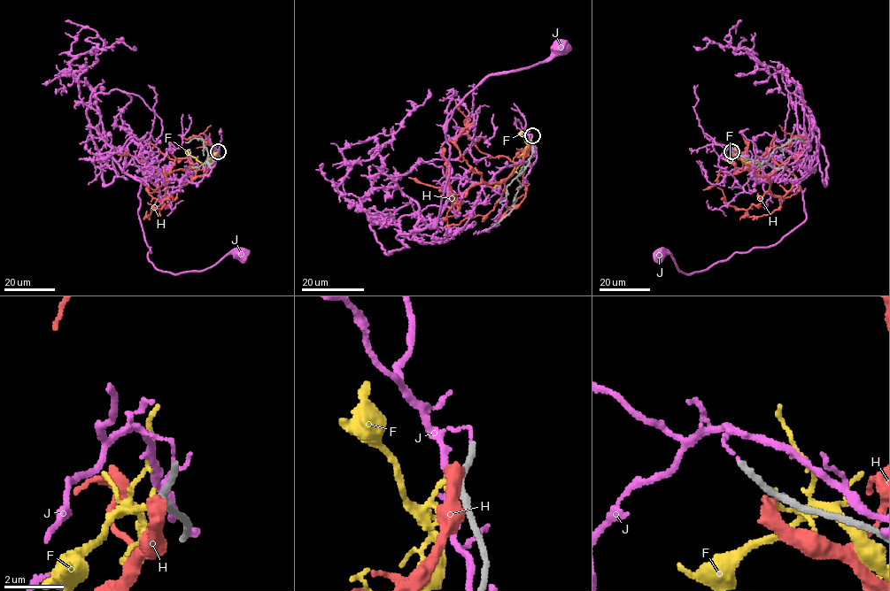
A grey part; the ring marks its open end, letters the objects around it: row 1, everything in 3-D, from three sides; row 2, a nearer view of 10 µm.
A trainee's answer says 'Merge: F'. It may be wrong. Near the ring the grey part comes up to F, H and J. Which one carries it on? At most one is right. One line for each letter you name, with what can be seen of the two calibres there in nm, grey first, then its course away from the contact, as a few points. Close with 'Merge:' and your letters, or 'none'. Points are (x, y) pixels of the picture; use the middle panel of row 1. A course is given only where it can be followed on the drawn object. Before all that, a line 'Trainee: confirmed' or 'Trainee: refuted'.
Trainee: refuted
Merge: none

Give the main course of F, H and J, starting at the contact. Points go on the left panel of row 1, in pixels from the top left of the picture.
F: (216, 154), (213, 161), (202, 163), (185, 149)
H: (216, 154), (202, 175), (161, 196), (158, 188), (157, 170), (132, 156), (117, 155)
J: (218, 151), (197, 183), (150, 176), (142, 183), (147, 258), (174, 274), (240, 255)

